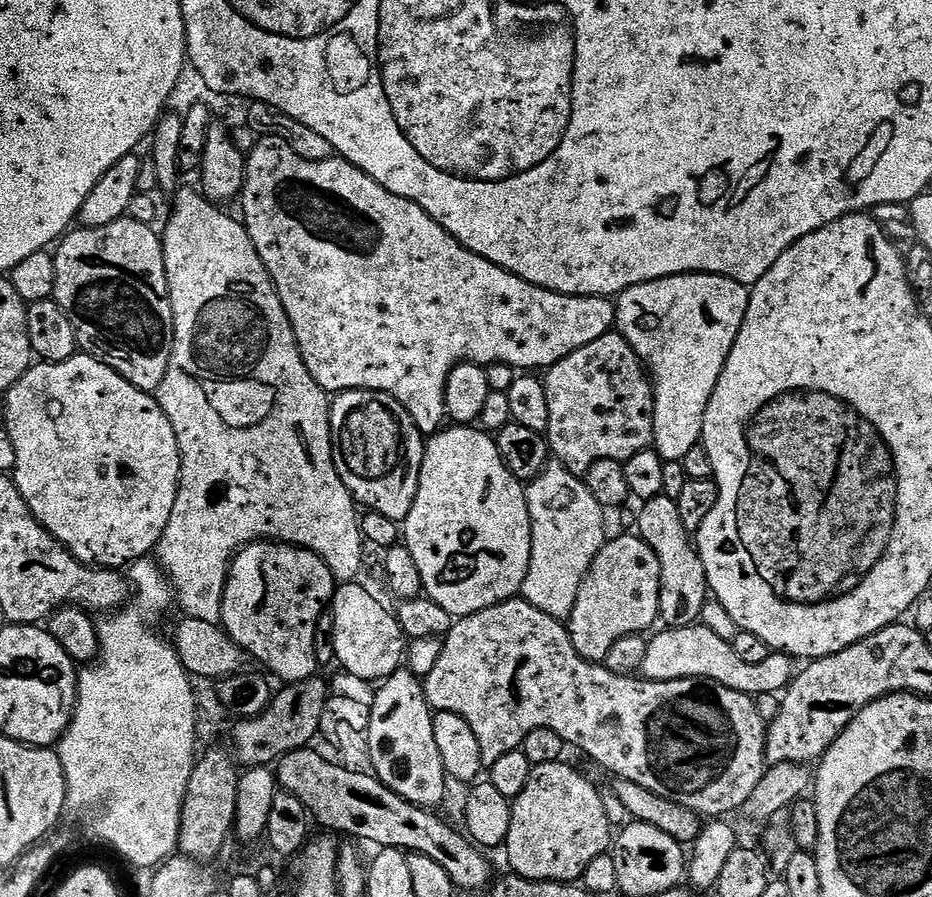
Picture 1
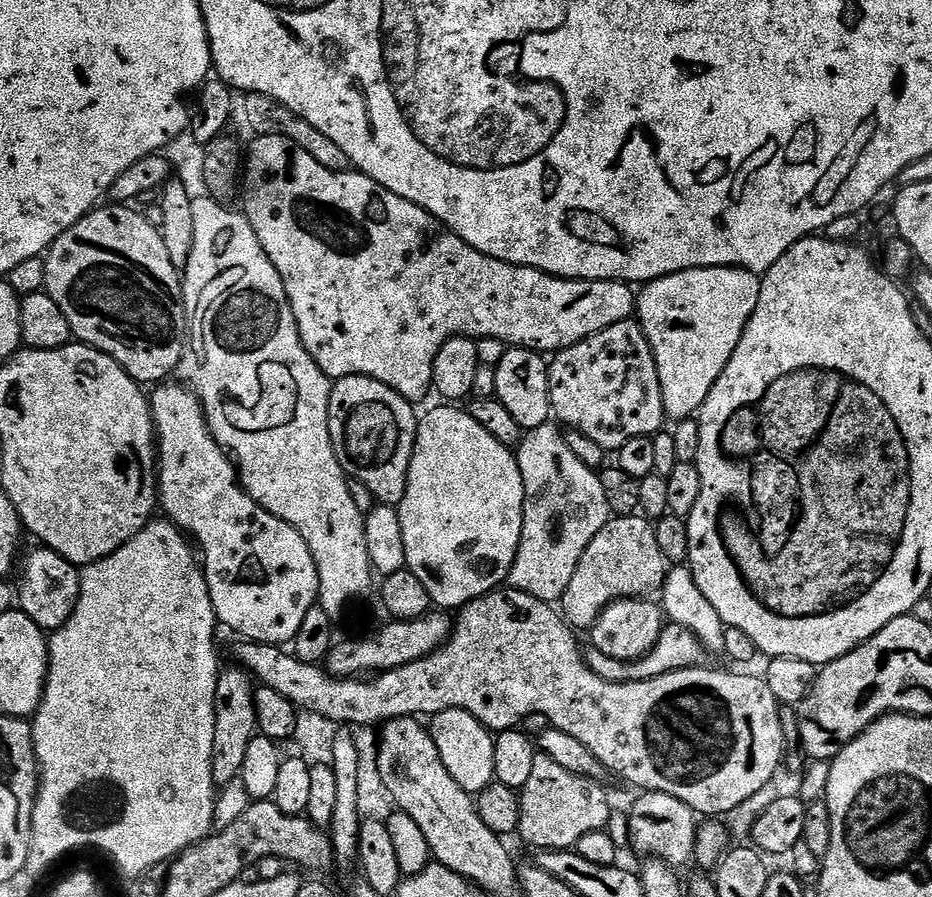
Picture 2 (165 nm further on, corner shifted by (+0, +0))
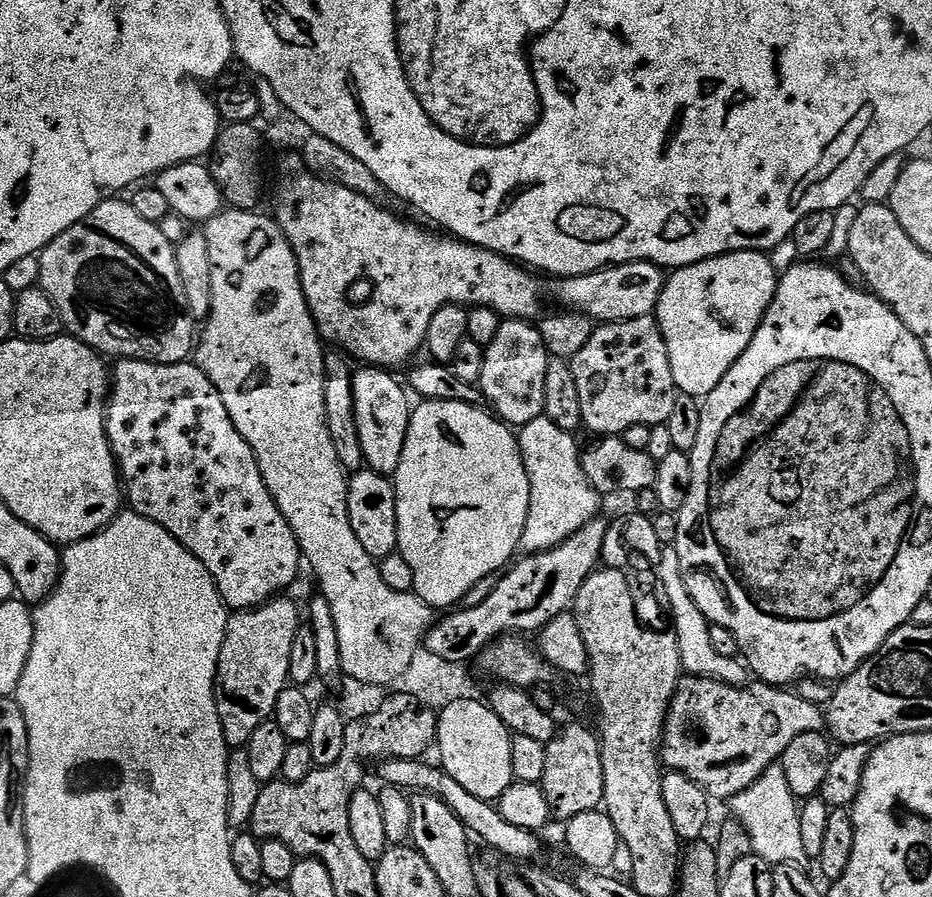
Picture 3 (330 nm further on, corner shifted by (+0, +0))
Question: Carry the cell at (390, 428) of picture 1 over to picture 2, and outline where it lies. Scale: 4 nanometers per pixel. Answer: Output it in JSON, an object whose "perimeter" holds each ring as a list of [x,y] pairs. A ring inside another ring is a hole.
{"perimeter":[[[347,376],[335,381],[330,394],[330,438],[334,442],[334,454],[342,466],[344,475],[355,483],[370,490],[373,501],[399,506],[406,494],[410,458],[416,441],[418,412],[415,412],[413,401],[402,398],[390,386],[378,382],[369,376]]]}

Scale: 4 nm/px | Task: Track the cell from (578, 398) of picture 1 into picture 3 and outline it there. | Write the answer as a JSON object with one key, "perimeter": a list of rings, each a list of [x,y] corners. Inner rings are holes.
{"perimeter":[[[655,315],[633,320],[617,320],[614,324],[601,323],[593,331],[590,342],[586,342],[586,346],[582,346],[578,354],[570,357],[570,365],[575,385],[578,386],[583,427],[597,432],[595,434],[597,437],[623,437],[624,432],[635,425],[653,429],[658,424],[666,424],[673,412],[678,393],[674,374],[670,370],[670,358],[666,354],[666,342],[662,338],[662,330],[658,326]]]}

